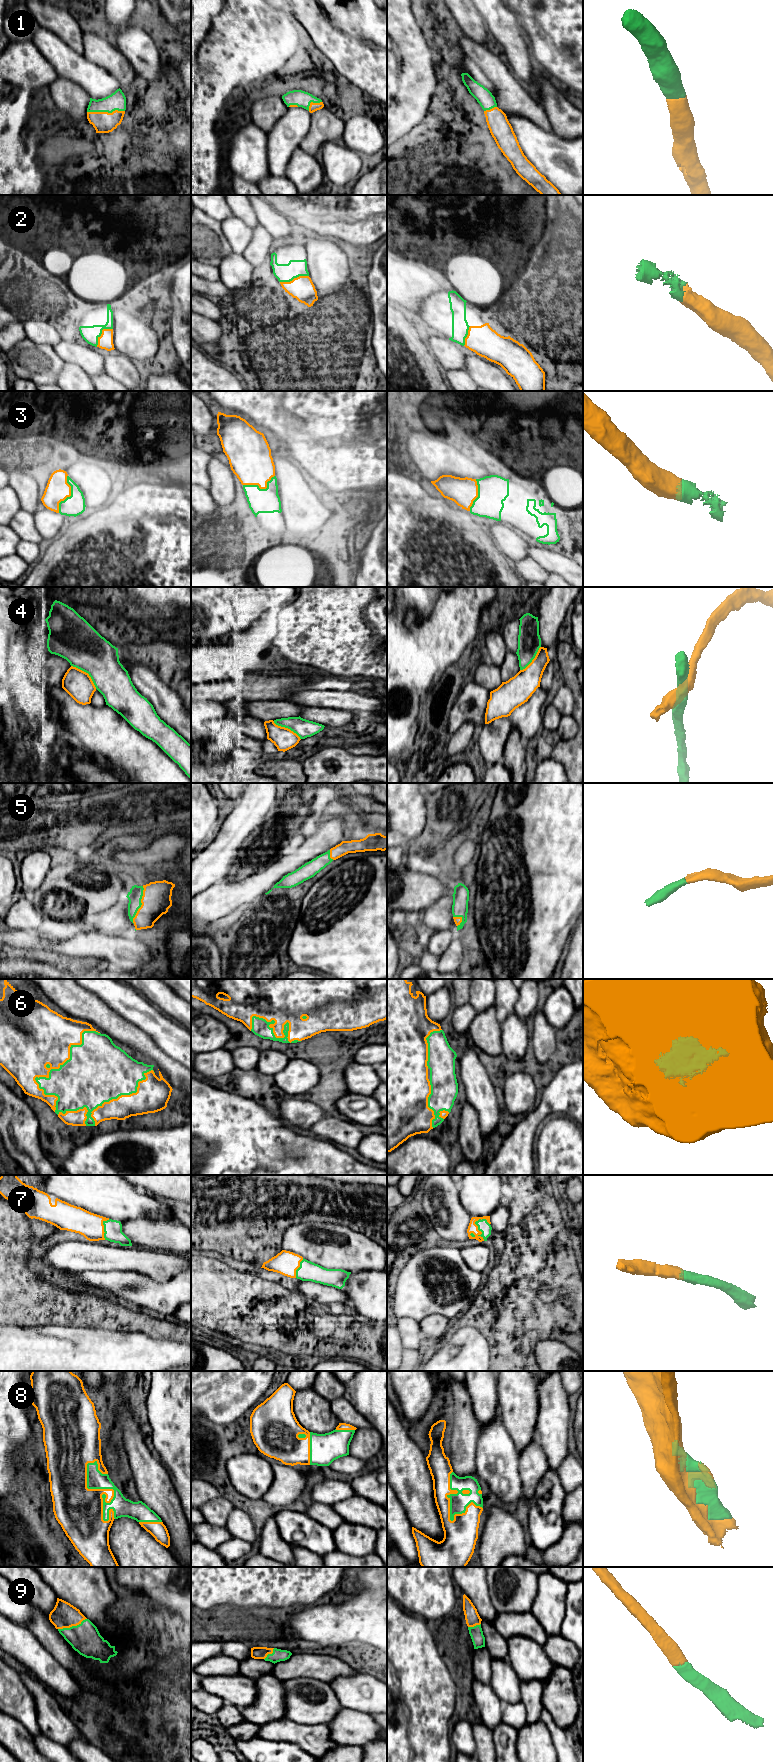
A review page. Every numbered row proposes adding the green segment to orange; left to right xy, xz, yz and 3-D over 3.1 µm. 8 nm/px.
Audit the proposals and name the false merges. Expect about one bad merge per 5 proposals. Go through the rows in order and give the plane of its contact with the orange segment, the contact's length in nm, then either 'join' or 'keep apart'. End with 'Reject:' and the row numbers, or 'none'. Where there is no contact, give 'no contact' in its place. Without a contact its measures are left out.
1: contact in xy; length 300 nm; join
2: contact in xz; length 240 nm; join
3: contact in xy; length 320 nm; join
4: contact in xy; length 280 nm; keep apart
5: contact in xy; length 320 nm; join
6: contact in xy; length 750 nm; join
7: contact in yz; length 190 nm; join
8: contact in xy; length 500 nm; join
9: contact in xy; length 240 nm; join
Reject: 4

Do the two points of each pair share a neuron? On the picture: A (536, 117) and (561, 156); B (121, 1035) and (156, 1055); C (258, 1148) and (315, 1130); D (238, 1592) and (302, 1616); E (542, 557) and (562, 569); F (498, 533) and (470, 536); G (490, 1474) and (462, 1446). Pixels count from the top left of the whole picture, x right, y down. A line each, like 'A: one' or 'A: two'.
A: two
B: one
C: two
D: two
E: one
F: two
G: two

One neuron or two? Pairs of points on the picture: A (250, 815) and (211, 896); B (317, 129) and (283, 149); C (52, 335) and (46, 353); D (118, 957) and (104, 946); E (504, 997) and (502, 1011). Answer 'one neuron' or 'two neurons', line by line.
A: two neurons
B: two neurons
C: two neurons
D: one neuron
E: one neuron

